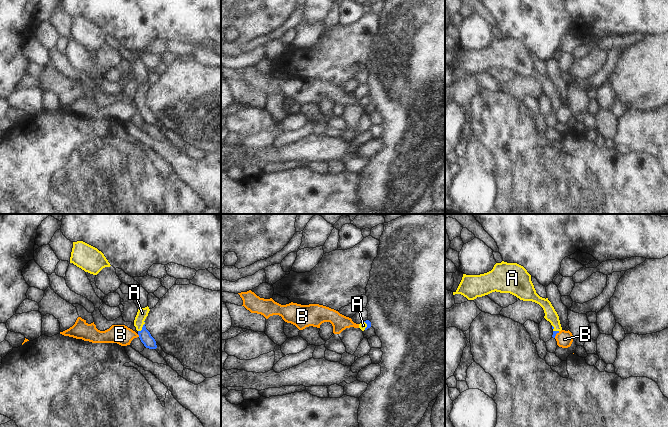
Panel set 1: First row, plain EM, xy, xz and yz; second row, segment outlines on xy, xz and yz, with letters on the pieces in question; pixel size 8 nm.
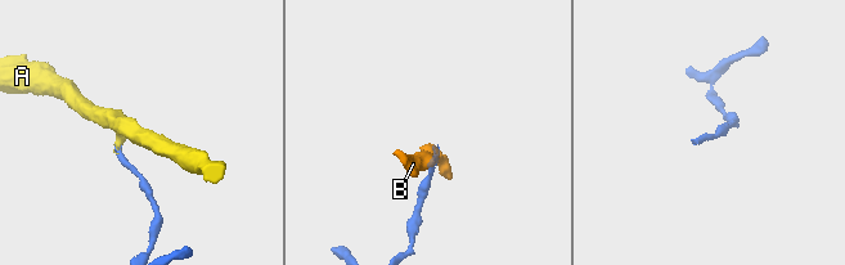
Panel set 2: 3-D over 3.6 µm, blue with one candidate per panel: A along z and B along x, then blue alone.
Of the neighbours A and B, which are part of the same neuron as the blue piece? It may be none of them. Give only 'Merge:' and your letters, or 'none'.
Merge: A

